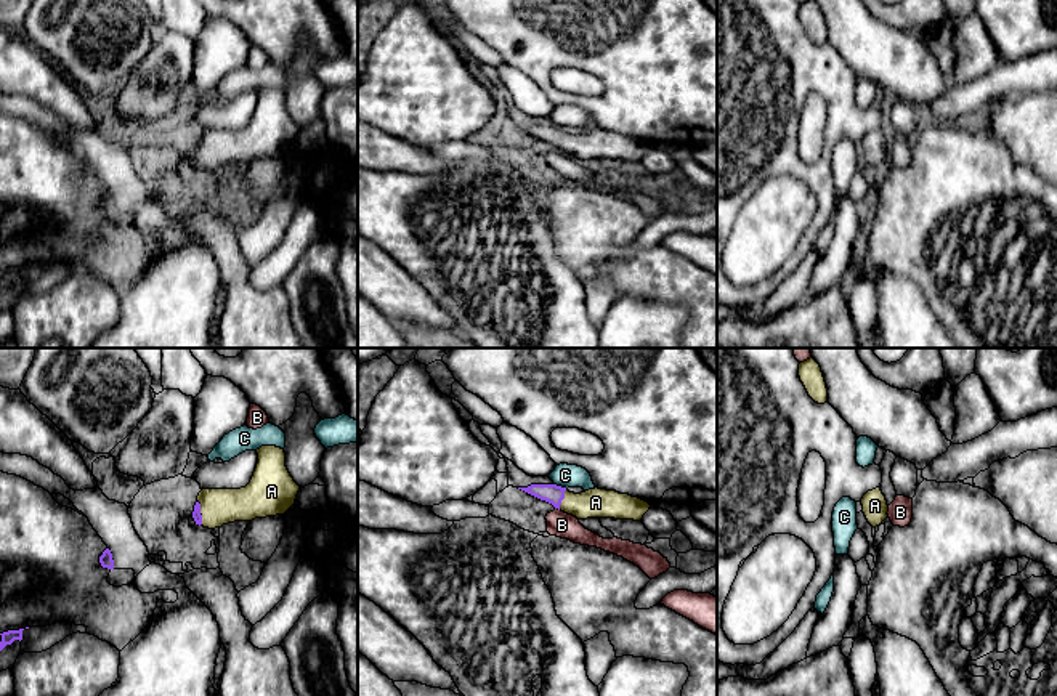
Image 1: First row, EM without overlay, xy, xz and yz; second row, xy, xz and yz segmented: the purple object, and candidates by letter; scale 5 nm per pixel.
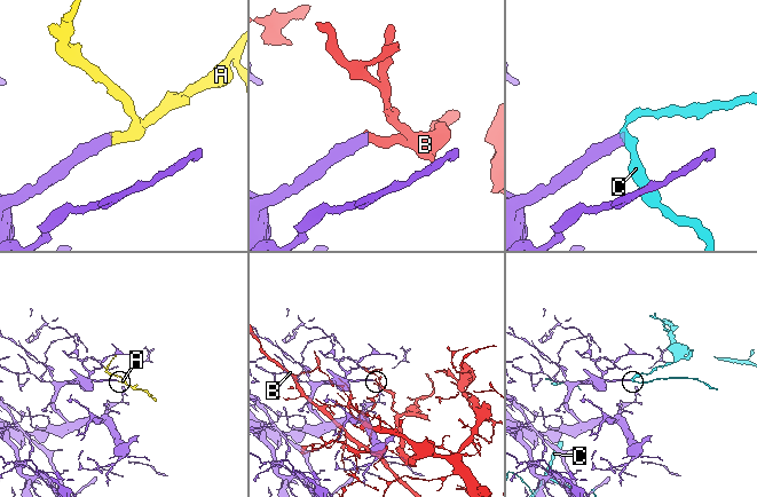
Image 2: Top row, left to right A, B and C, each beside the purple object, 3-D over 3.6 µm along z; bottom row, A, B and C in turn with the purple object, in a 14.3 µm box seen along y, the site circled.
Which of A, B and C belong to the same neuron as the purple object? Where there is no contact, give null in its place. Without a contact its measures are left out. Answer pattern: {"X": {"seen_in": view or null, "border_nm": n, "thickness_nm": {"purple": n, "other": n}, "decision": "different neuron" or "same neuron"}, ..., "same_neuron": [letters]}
{"A": {"seen_in": "xy", "border_nm": 120, "thickness_nm": {"purple": 50, "other": 180}, "decision": "same neuron"}, "B": {"seen_in": "xz", "border_nm": 30, "thickness_nm": {"purple": 100, "other": 130}, "decision": "different neuron"}, "C": {"seen_in": "xz", "border_nm": 80, "thickness_nm": {"purple": 100, "other": 120}, "decision": "different neuron"}, "same_neuron": ["A"]}

